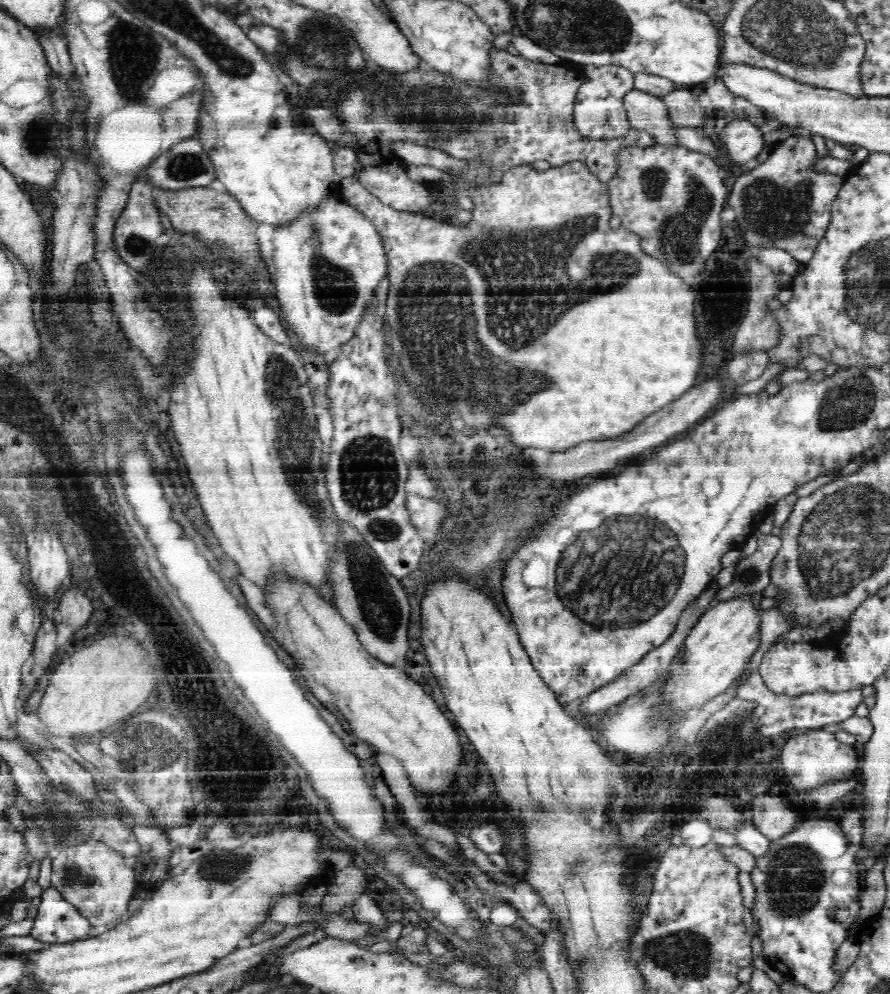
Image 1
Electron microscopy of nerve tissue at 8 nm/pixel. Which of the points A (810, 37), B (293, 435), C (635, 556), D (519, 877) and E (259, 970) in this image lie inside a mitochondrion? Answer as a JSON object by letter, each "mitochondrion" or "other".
{"A":"mitochondrion","B":"mitochondrion","C":"mitochondrion","D":"other","E":"other"}

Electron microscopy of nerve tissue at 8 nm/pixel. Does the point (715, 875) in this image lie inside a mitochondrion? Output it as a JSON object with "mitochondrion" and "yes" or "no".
{"mitochondrion":"no"}

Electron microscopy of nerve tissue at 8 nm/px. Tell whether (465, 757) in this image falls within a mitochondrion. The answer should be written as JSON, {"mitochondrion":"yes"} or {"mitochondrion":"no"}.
{"mitochondrion":"no"}

